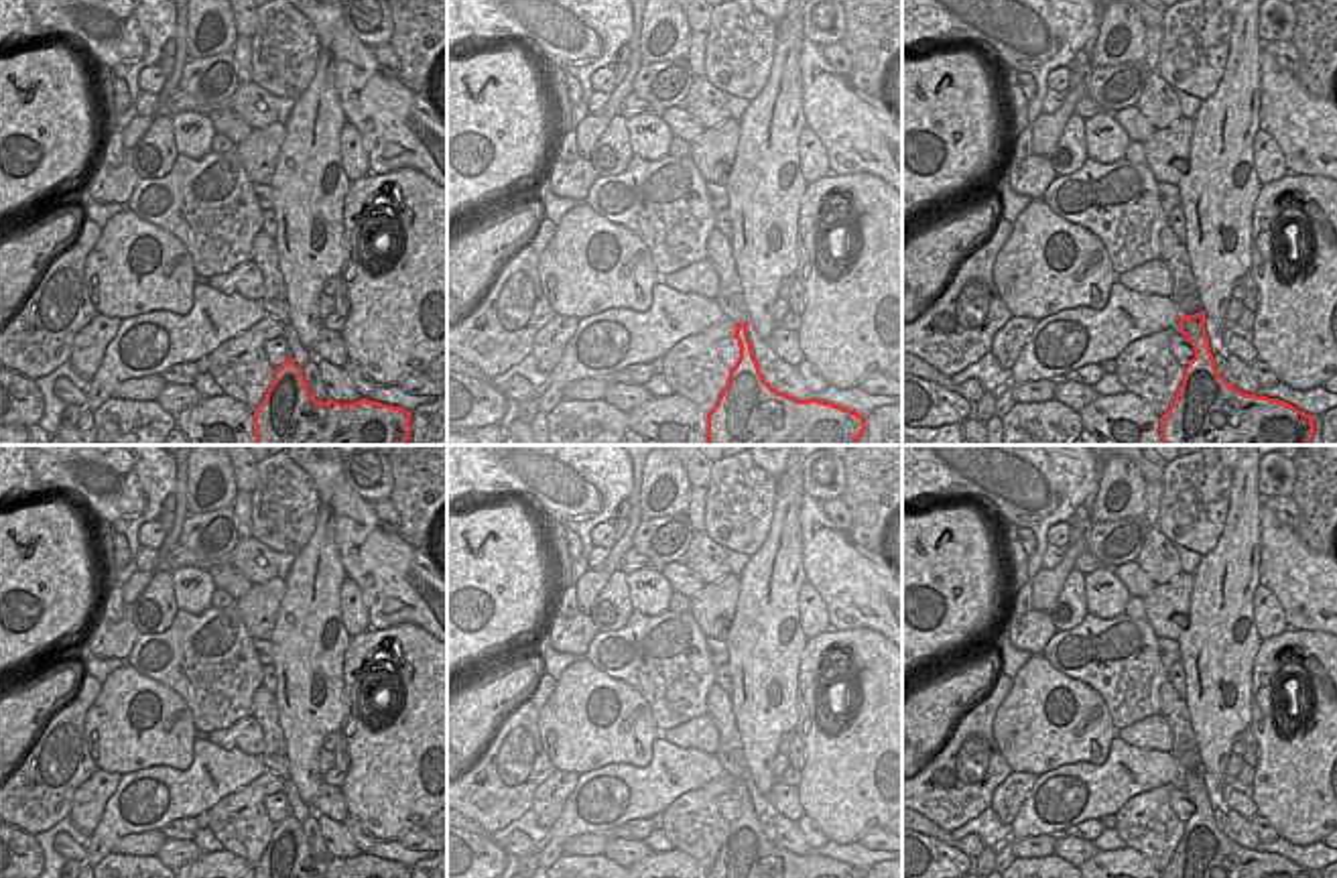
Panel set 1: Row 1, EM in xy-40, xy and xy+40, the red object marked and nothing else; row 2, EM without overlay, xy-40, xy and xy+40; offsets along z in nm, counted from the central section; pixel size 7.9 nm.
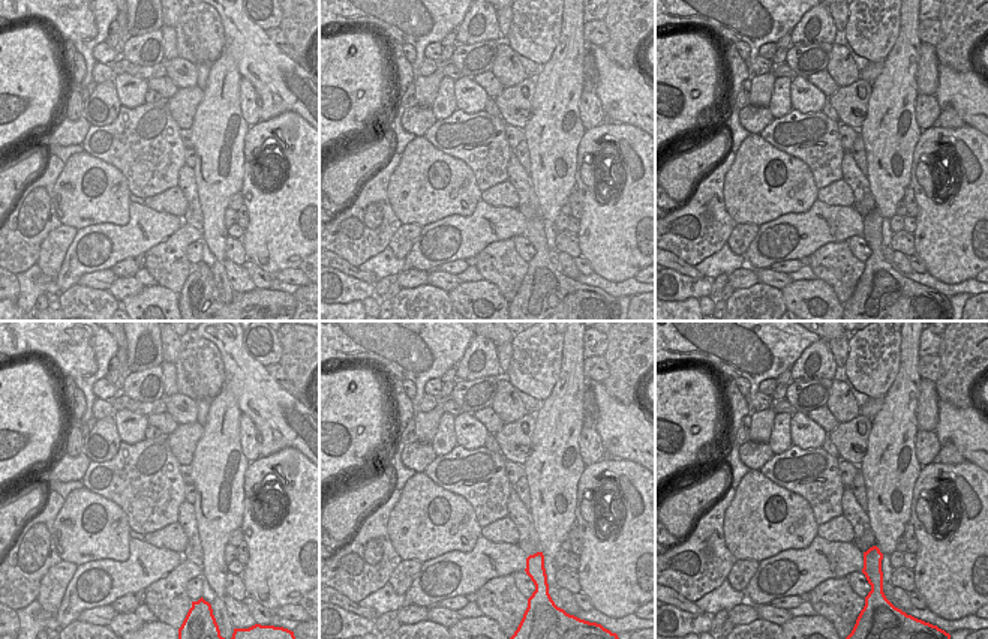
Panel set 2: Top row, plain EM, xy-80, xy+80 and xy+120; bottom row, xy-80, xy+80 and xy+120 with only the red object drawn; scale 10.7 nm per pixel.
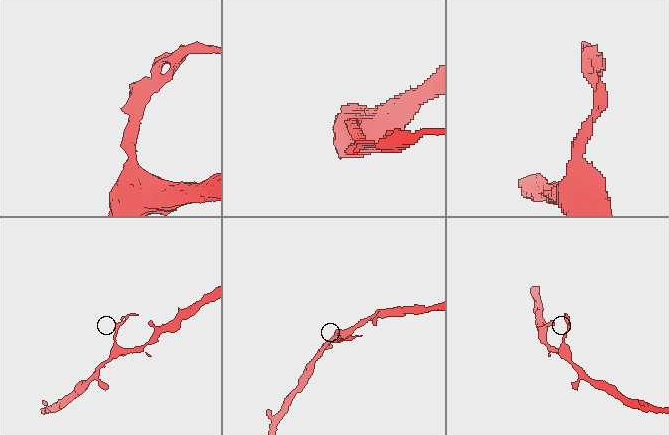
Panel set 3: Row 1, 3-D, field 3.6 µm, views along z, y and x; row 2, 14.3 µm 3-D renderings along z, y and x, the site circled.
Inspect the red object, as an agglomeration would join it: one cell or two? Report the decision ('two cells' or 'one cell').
two cells

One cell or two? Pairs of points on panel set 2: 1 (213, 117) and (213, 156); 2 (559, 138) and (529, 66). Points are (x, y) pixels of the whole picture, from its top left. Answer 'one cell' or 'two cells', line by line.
1: one cell
2: two cells

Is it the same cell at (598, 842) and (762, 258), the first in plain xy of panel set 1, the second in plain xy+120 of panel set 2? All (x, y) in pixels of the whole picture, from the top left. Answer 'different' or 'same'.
different

